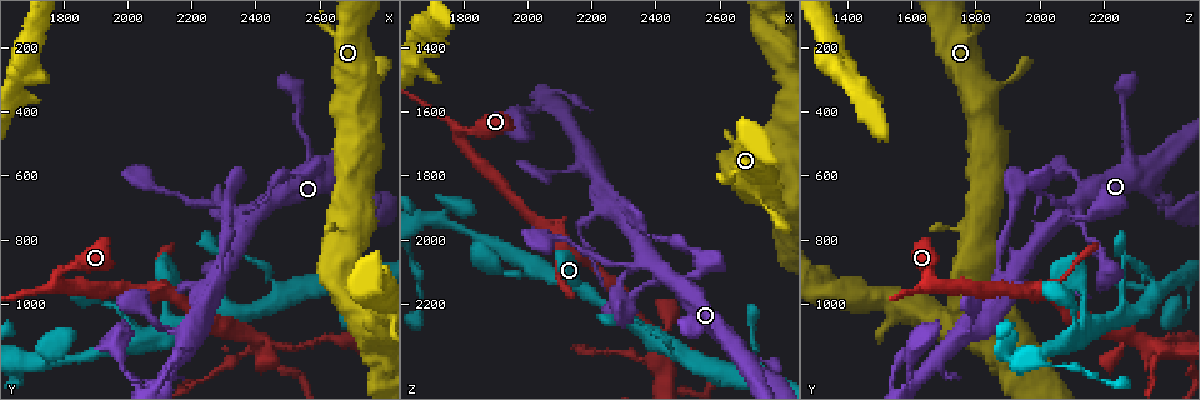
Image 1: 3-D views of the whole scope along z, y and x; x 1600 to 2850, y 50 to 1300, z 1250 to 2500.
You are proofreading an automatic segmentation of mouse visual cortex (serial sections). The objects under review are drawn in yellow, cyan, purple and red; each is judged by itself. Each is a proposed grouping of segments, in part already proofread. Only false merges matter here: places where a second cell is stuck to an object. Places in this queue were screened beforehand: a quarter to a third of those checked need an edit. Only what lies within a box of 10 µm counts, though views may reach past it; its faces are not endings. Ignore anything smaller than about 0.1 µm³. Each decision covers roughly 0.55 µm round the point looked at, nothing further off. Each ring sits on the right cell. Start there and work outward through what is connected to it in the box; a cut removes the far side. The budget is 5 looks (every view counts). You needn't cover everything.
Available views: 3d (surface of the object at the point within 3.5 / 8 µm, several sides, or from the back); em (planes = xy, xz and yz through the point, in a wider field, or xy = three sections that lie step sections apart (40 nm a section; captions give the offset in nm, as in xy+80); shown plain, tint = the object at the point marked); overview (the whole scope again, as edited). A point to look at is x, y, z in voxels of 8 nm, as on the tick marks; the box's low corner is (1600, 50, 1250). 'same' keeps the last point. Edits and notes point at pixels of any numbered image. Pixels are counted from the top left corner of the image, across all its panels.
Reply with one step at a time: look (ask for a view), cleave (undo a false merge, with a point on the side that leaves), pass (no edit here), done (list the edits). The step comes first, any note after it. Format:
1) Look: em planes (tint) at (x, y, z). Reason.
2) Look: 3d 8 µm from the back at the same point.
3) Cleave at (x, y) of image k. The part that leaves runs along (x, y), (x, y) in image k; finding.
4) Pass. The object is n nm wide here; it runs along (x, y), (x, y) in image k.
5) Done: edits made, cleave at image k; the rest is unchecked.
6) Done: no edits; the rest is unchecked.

Look: 3d 3.5 µm at (1780, 910, 1660). Arms part here.

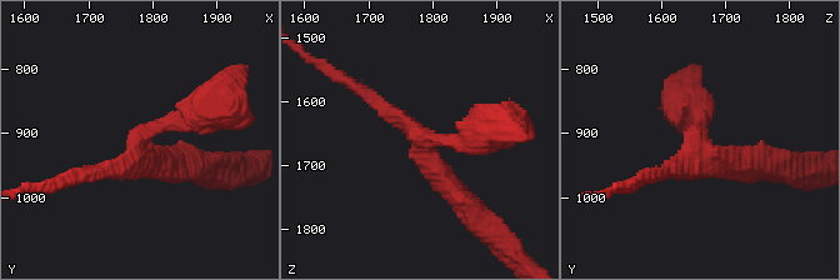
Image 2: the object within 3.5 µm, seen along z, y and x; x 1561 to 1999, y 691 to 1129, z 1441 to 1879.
Look: em xy step 5 (tint) at (1785, 910, 1660). 3 arms meet here; the arms are 200, 300, 350 nm wide.

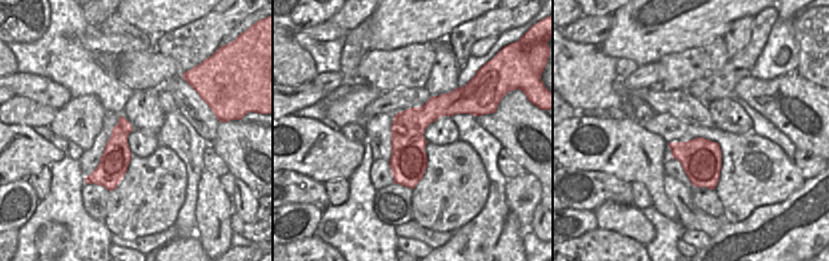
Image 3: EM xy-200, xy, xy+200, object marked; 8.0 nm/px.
Pass. It runs along (465, 91), (408, 134), (396, 180) in image 3; all the same cell.

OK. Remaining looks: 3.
Look: 3d 3.5 µm at (2390, 740, 2070). Looks like a crossing.

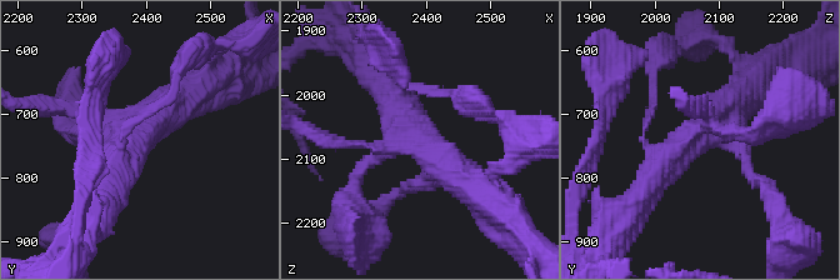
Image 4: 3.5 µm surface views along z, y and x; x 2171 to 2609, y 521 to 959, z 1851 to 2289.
Look: em xy step 5 (tint) at (2395, 730, 2070). Need the tissue.

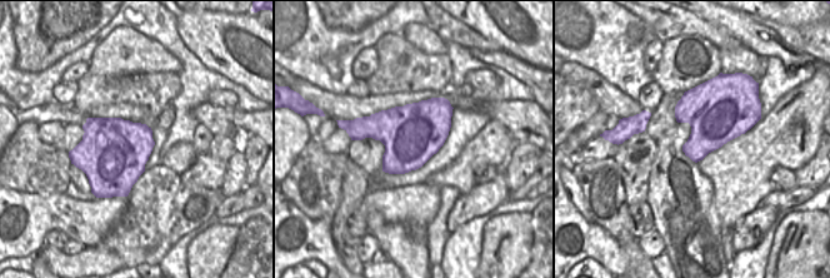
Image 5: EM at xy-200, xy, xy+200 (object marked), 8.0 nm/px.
Pass. It runs along (749, 88), (679, 149), (646, 188) in image 4; one cell here.

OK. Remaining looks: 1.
Done: no edits; the rest is unchecked.

